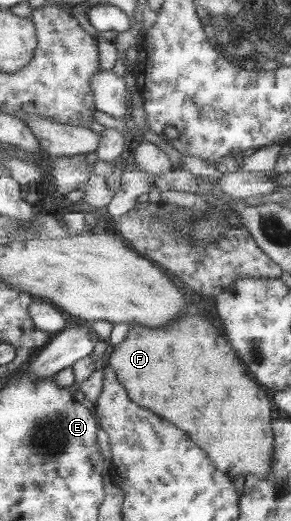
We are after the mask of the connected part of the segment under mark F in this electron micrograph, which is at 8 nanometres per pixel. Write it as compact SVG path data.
M186 312L182 318L163 327L152 328L138 324L130 325L126 338L112 346L109 366L122 380L130 396L134 396L136 404L152 412L166 416L172 424L186 430L200 448L208 452L208 456L217 465L218 470L225 472L233 479L235 476L255 474L265 477L273 464L275 441L272 432L272 402L268 398L268 390L260 386L256 379L248 376L248 370L238 358L236 350L228 344L226 338L218 334L212 322L200 314Z

